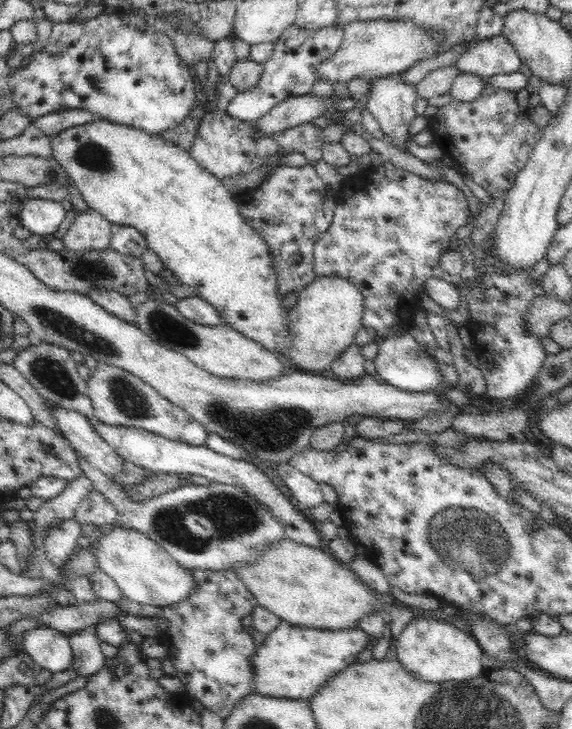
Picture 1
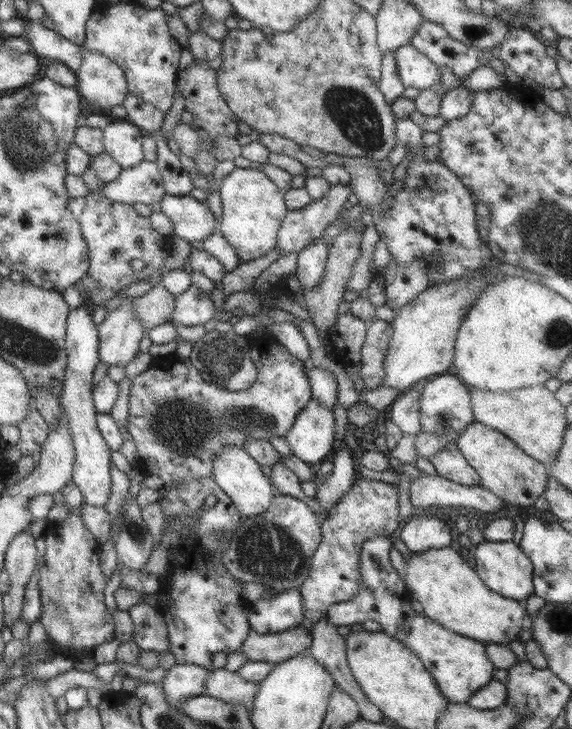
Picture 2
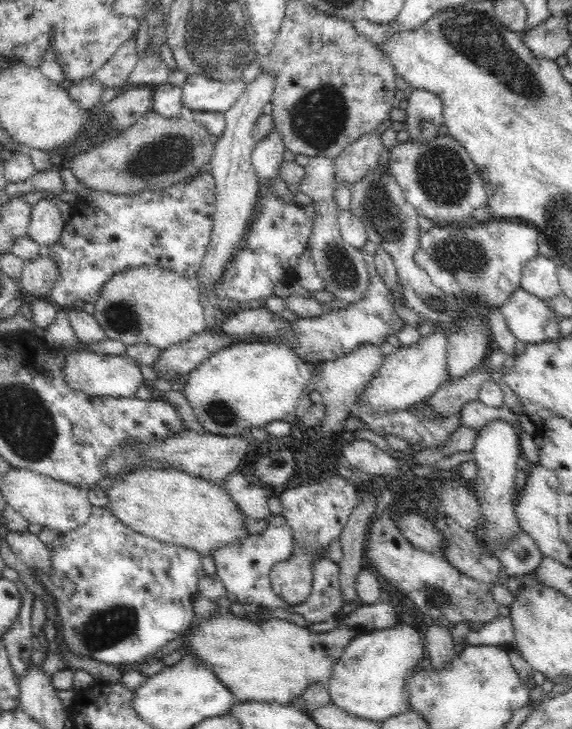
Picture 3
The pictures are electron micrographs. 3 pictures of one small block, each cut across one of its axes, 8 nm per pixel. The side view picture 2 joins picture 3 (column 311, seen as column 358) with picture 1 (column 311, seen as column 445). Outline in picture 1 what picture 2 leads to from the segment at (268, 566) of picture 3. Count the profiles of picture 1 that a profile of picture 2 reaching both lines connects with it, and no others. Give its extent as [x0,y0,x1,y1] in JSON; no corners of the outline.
[251,620,373,699]

